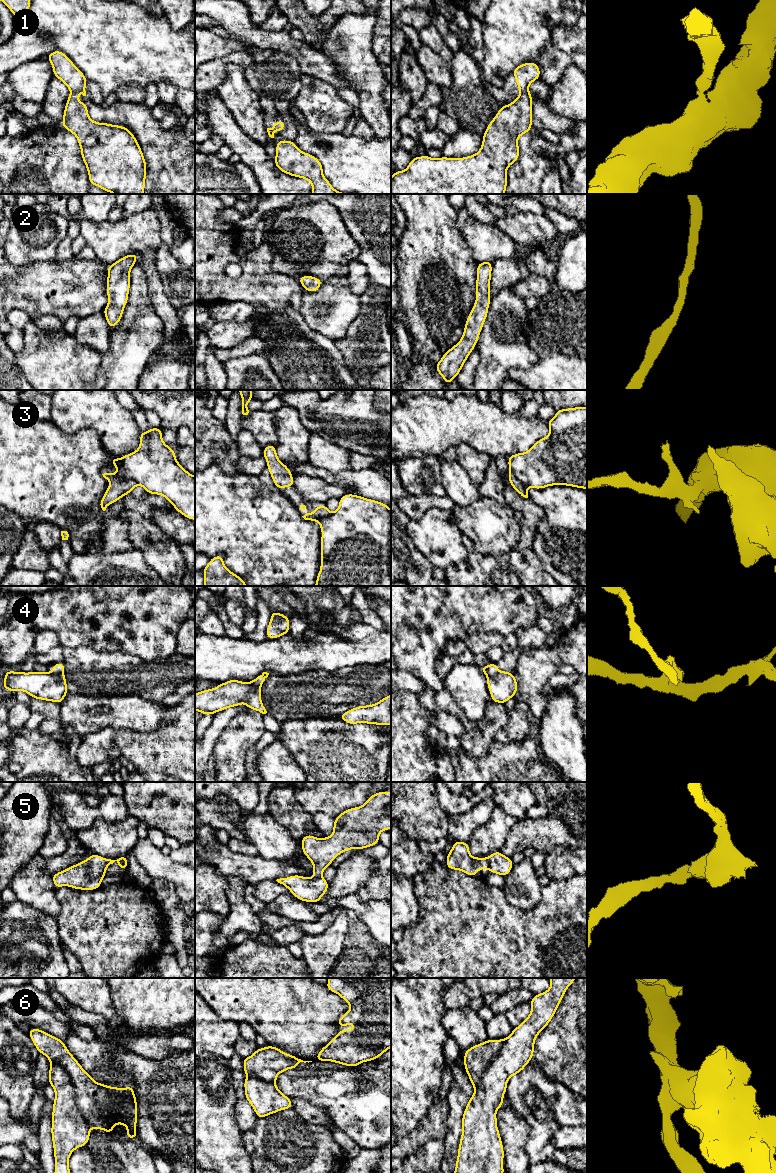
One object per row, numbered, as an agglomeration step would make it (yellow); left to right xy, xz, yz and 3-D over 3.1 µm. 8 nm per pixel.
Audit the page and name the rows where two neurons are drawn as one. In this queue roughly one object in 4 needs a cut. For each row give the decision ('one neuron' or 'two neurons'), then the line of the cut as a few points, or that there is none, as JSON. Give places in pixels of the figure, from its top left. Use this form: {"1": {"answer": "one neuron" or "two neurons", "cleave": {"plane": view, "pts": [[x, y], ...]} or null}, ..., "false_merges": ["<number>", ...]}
{"1": {"answer": "one neuron", "cleave": null}, "2": {"answer": "one neuron", "cleave": null}, "3": {"answer": "two neurons", "cleave": {"plane": "xy", "pts": [[118, 459], [122, 472], [136, 484]]}}, "4": {"answer": "two neurons", "cleave": {"plane": "xy", "pts": [[51, 672], [63, 674]]}}, "5": {"answer": "two neurons", "cleave": {"plane": "yz", "pts": [[486, 858], [488, 868]]}}, "6": {"answer": "two neurons", "cleave": {"plane": "xy", "pts": [[52, 1062], [58, 1063], [69, 1076], [75, 1105], [90, 1128]]}}, "false_merges": ["3", "4", "5", "6"]}

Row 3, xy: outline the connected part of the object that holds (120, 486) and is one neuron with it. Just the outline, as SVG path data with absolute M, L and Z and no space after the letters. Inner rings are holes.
M112 457L111 465L116 466L118 471L114 474L102 474L103 477L111 483L102 496L100 505L103 511L106 510L108 505L115 503L123 496L131 493L137 485L134 480L128 479L123 474L123 468L119 459Z

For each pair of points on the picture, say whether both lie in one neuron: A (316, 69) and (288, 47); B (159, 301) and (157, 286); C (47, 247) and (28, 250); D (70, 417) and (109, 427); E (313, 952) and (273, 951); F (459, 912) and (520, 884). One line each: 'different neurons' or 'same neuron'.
A: same neuron
B: same neuron
C: same neuron
D: same neuron
E: different neurons
F: different neurons

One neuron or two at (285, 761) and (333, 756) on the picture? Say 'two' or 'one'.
two

